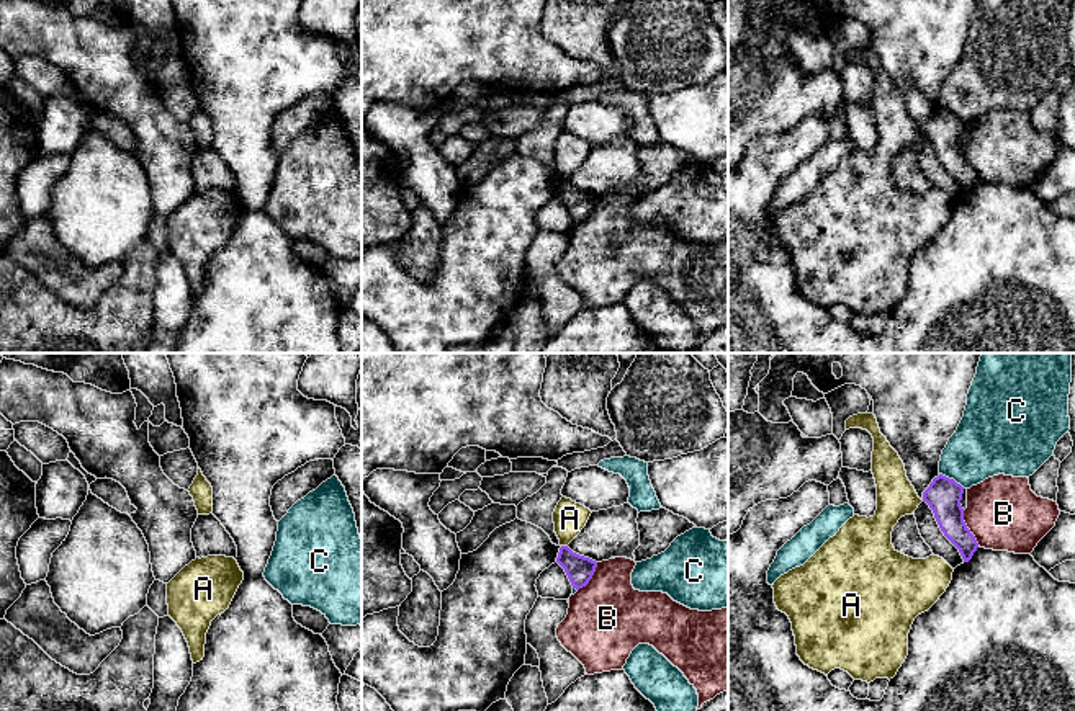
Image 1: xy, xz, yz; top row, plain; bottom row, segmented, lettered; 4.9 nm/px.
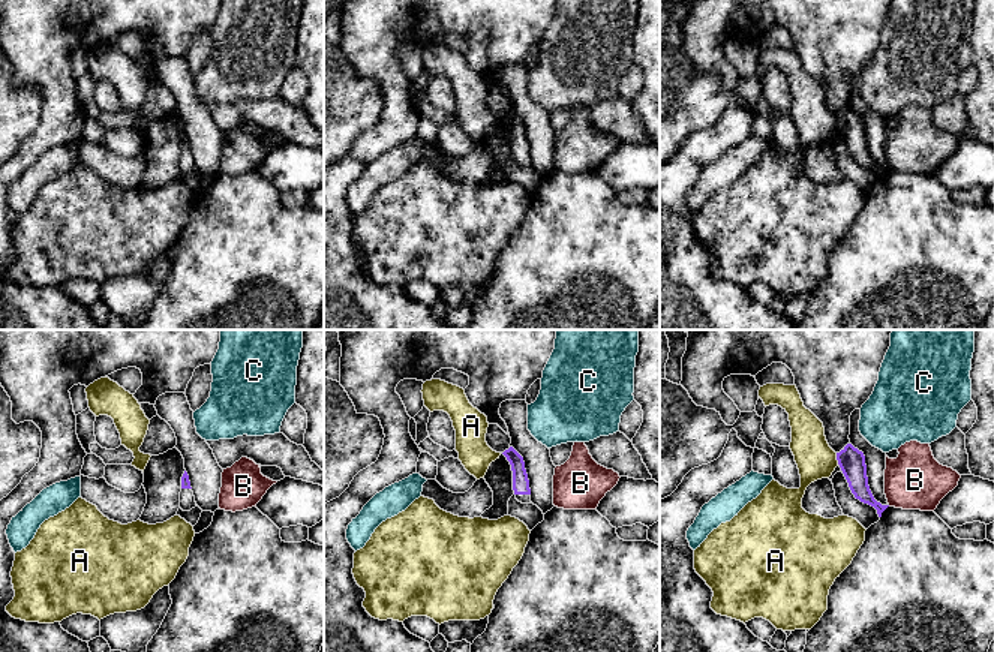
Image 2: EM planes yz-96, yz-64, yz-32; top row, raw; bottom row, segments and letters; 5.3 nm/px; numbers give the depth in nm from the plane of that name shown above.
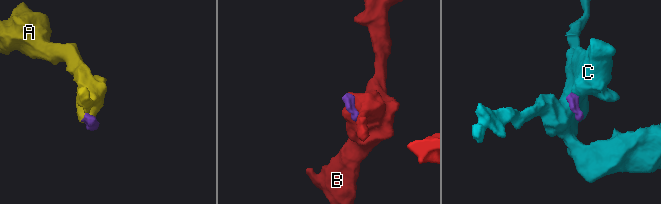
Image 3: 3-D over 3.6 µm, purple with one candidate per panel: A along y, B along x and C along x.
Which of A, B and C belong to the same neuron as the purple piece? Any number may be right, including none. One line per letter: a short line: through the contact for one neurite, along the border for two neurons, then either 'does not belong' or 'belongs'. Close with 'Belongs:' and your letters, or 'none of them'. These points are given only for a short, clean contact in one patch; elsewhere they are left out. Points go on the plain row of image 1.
A: line xz (562, 178), (566, 180); does not belong
B: line yz (962, 144), (962, 154), (979, 178); does not belong
C: line yz (940, 107), (953, 111), (964, 121); does not belong
Belongs: none of them

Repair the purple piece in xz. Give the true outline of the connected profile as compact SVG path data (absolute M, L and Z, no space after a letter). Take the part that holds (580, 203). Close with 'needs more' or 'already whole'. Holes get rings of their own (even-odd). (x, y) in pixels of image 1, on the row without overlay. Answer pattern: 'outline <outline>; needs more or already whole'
outline M561 180L556 196L564 203L573 222L579 224L592 212L597 196L573 186L568 180Z; already whole

